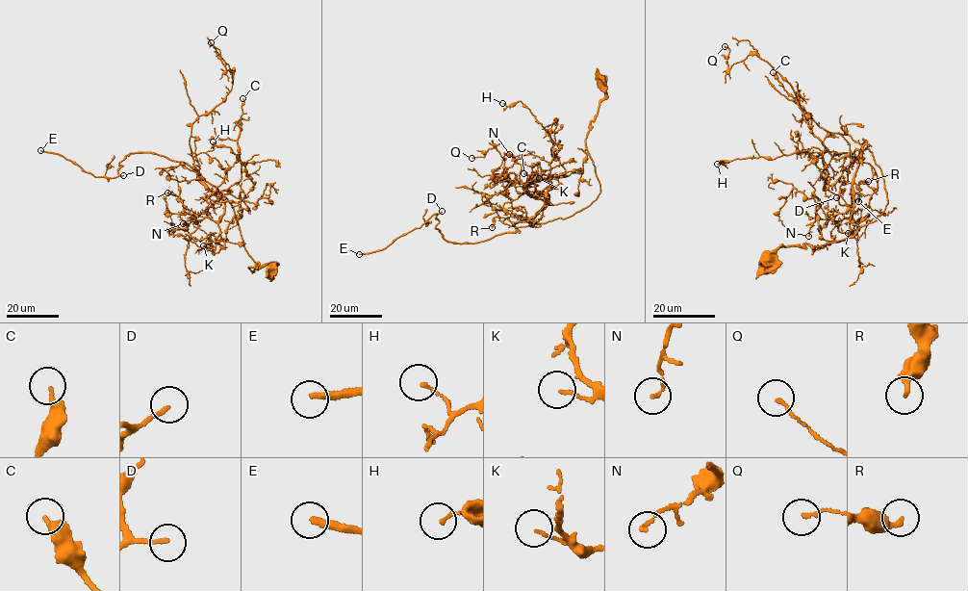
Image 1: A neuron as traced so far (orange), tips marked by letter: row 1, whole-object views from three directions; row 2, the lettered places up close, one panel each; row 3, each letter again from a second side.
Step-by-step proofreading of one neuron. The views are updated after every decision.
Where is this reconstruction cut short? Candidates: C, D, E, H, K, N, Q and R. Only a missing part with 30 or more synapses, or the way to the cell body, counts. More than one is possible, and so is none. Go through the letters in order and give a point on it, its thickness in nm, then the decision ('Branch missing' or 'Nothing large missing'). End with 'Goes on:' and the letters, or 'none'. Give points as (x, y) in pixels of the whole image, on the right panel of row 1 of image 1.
C: Place: (773, 72). Thickness 240 nm. Nothing large missing
D: Place: (836, 197). Thickness 150 nm. Branch missing
E: Place: (858, 201). Thickness 280 nm. Branch missing
H: Place: (717, 164). Thickness 120 nm. Nothing large missing
K: Place: (848, 233). Thickness 90 nm. Nothing large missing
N: Place: (808, 236). Thickness 130 nm. Nothing large missing
Q: Place: (725, 46). Thickness 130 nm. Nothing large missing
R: Place: (868, 181). Thickness 240 nm. Nothing large missing
Goes on: D, E

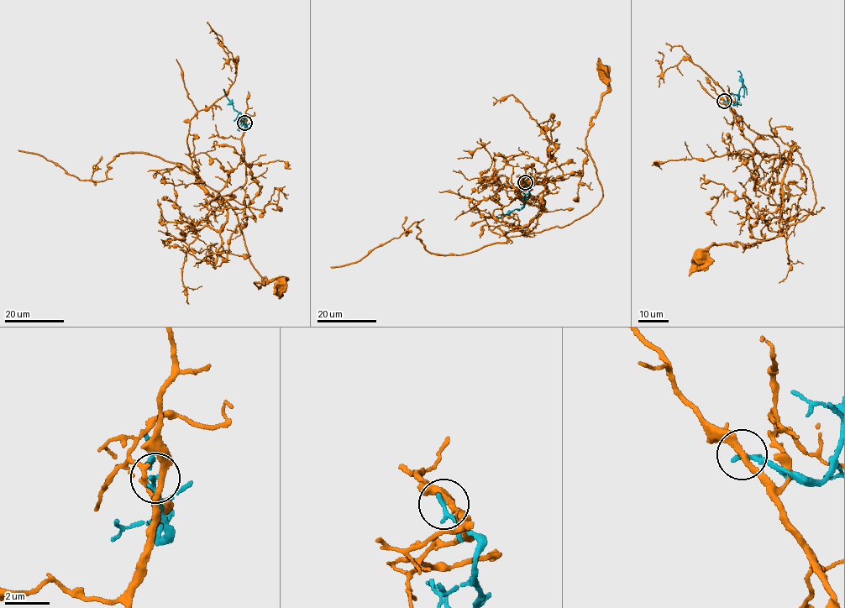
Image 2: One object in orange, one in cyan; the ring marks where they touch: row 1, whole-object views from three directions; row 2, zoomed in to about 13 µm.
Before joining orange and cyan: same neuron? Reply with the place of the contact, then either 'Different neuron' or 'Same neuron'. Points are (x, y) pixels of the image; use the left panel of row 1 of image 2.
Place: (244, 123). Different neuron

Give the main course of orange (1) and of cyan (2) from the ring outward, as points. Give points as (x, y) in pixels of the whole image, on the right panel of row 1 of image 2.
1: (725, 101), (763, 159), (788, 161), (796, 149), (810, 170), (816, 203), (779, 236), (712, 245), (701, 257)
2: (725, 101), (735, 104), (740, 88), (743, 86), (739, 76), (742, 74), (737, 71)

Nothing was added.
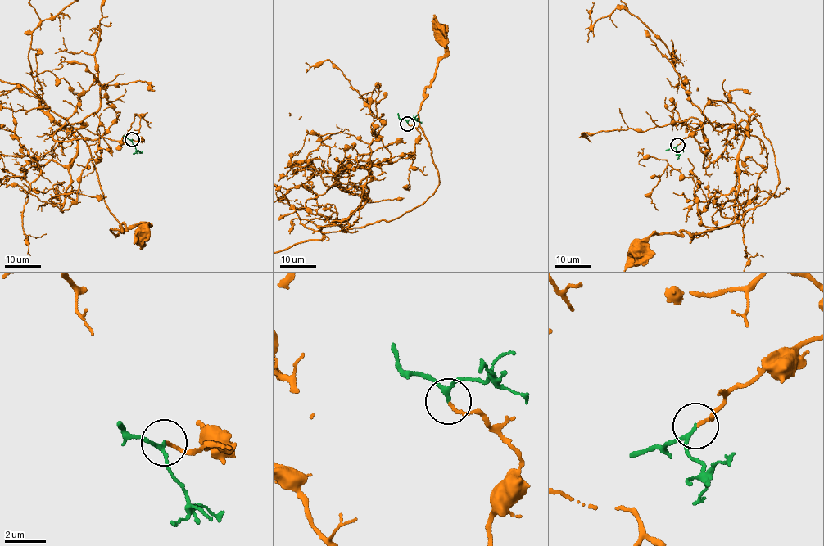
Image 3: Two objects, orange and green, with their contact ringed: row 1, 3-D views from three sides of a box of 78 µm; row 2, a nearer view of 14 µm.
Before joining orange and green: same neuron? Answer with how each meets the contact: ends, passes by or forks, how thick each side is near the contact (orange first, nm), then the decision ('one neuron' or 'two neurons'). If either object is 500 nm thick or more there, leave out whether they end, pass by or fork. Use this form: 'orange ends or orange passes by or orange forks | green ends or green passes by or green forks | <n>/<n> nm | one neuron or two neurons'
orange ends | green passes by | 160/160 nm | one neuron

